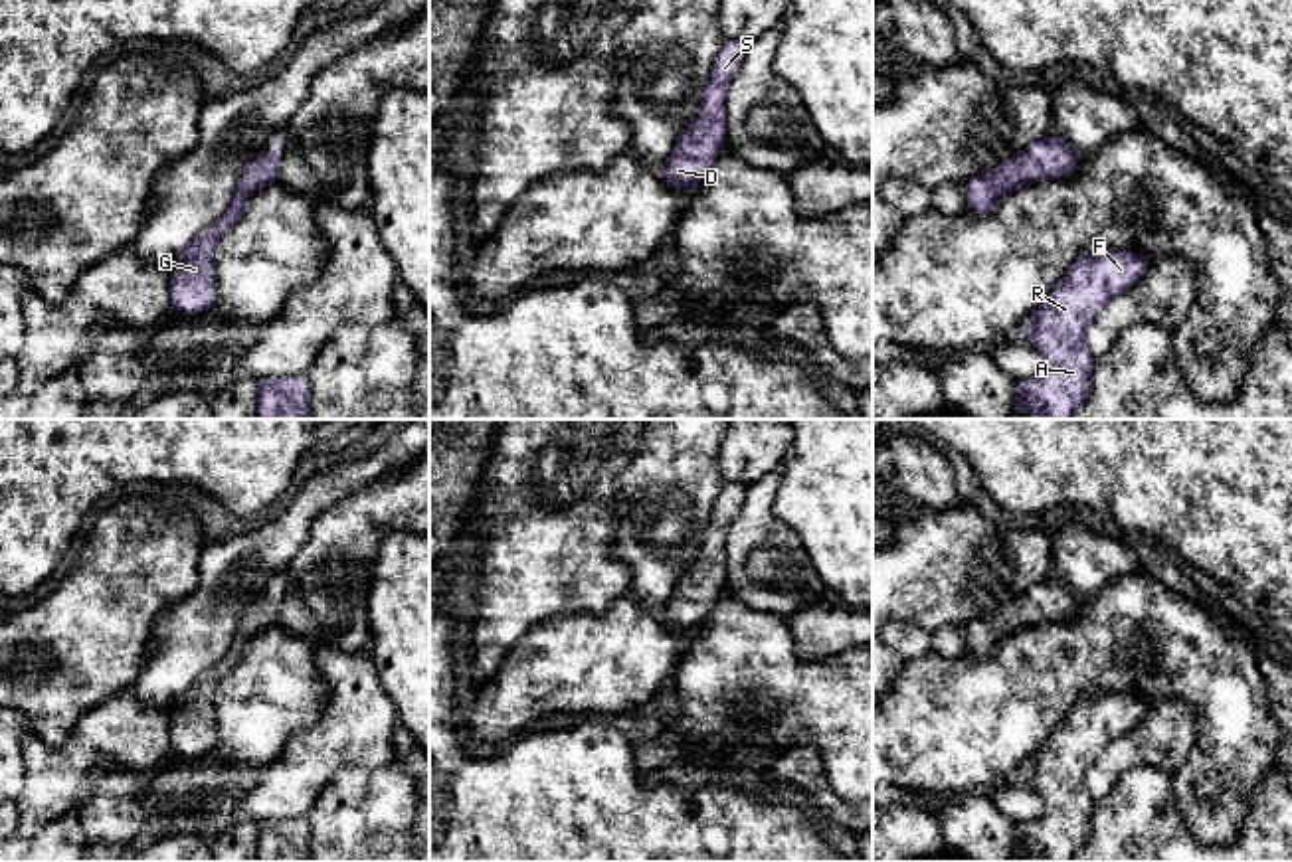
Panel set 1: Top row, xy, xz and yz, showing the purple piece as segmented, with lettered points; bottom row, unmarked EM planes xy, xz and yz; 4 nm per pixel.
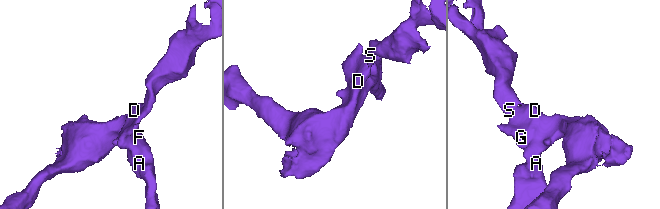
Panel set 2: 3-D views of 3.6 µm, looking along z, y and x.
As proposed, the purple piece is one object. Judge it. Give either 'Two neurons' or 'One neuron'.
One neuron

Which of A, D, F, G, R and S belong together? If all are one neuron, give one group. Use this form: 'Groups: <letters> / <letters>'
Groups: A D F G R S

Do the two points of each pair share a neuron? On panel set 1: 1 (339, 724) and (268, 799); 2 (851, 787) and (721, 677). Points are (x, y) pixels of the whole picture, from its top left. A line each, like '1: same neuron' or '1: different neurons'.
1: same neuron
2: same neuron

